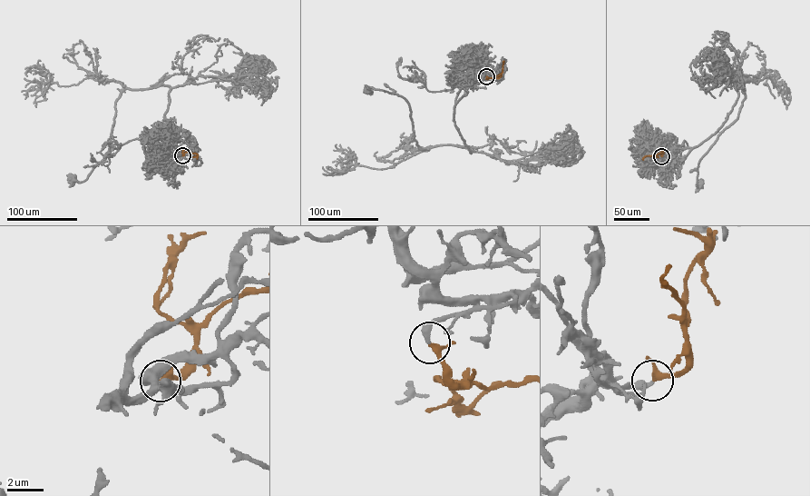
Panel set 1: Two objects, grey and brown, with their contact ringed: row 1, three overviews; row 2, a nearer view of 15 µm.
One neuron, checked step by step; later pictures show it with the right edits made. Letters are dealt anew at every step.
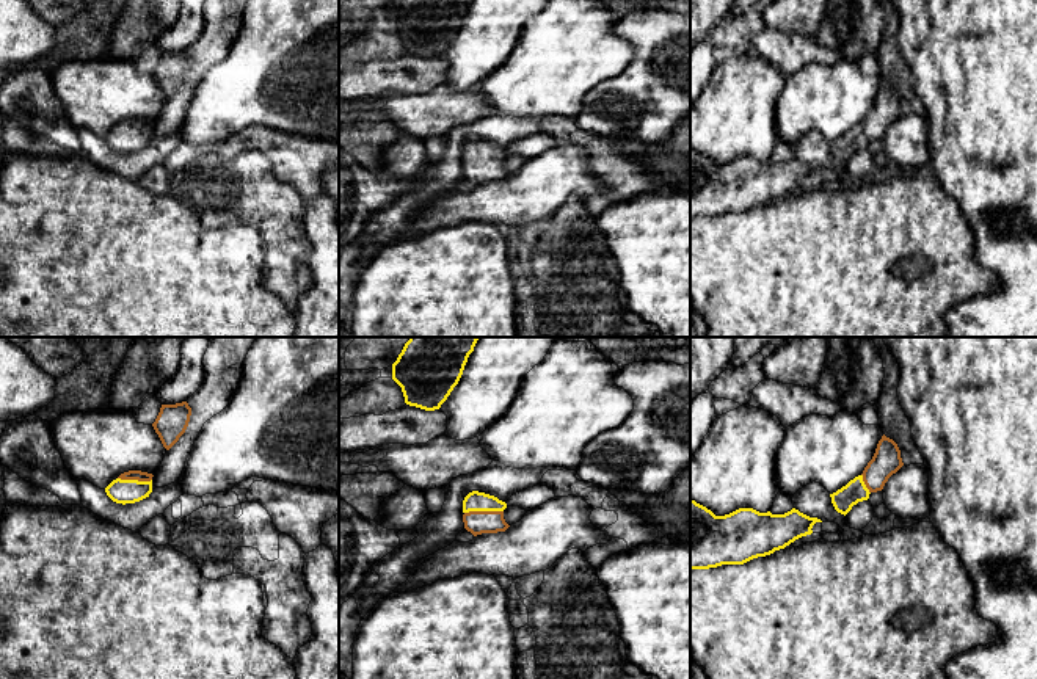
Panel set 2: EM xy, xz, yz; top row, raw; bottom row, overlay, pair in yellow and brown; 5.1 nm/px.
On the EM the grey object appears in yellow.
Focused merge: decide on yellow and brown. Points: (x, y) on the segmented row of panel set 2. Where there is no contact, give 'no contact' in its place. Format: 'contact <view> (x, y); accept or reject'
contact xz (483, 510); accept

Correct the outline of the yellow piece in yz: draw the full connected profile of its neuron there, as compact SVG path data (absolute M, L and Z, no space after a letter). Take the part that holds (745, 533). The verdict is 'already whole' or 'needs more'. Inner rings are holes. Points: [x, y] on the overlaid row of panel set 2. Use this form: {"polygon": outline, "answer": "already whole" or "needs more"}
{"polygon": "M690 499L690 571L722 565L744 565L753 558L770 555L795 539L811 535L816 522L822 521L810 517L795 508L784 514L739 508L730 514L715 516L711 510Z", "answer": "already whole"}

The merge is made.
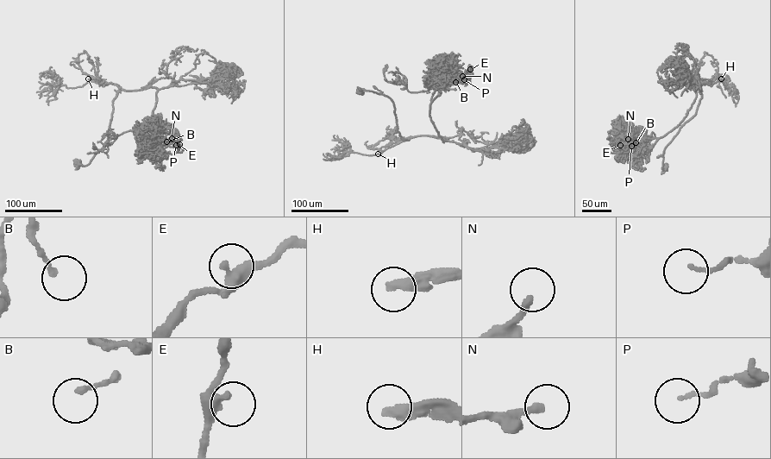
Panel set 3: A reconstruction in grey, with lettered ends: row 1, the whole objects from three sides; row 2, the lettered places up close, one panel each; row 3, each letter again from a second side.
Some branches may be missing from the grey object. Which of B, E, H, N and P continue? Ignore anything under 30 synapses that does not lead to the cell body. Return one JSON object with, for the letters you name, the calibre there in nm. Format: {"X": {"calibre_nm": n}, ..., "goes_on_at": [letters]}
{"H": {"calibre_nm": 400}, "N": {"calibre_nm": 240}, "goes_on_at": ["H", "N"]}

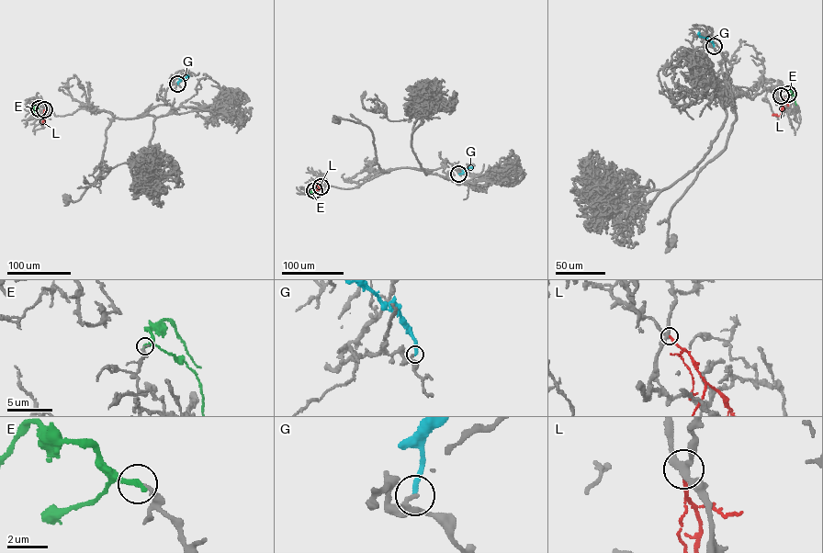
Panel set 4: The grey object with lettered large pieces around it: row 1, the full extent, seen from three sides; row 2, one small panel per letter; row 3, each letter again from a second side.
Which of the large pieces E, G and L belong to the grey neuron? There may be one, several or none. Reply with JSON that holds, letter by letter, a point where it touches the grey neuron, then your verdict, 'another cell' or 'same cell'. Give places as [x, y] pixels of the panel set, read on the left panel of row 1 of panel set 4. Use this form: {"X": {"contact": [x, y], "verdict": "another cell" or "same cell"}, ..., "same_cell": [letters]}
{"E": {"contact": [39, 108], "verdict": "another cell"}, "G": {"contact": [177, 84], "verdict": "another cell"}, "L": {"contact": [44, 109], "verdict": "another cell"}, "same_cell": []}

